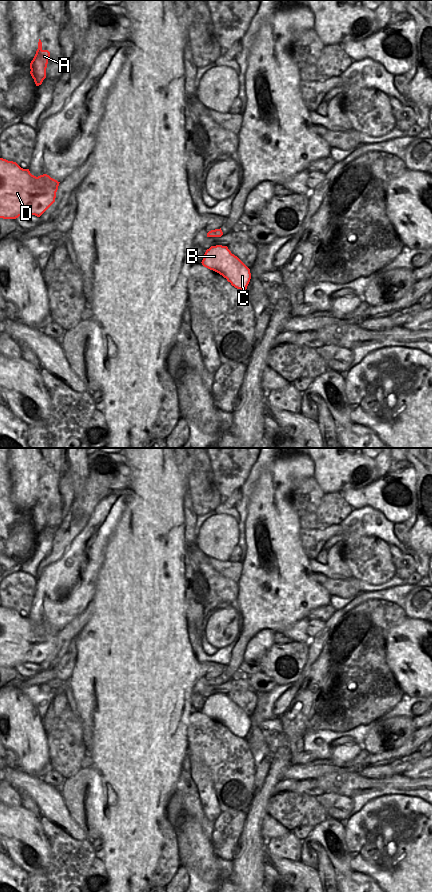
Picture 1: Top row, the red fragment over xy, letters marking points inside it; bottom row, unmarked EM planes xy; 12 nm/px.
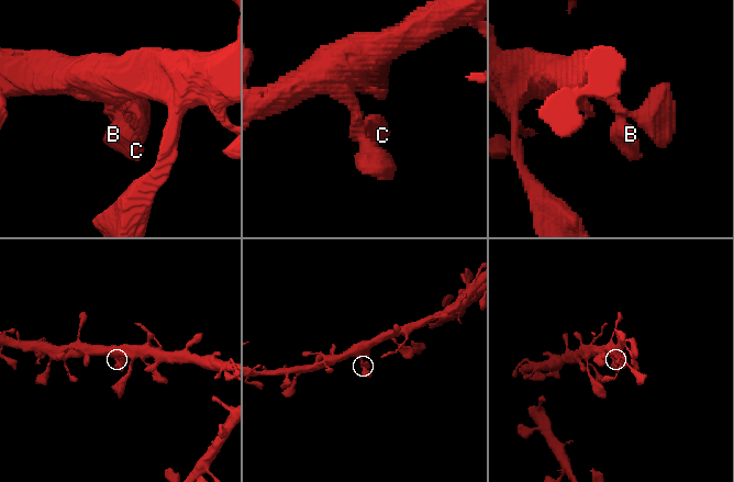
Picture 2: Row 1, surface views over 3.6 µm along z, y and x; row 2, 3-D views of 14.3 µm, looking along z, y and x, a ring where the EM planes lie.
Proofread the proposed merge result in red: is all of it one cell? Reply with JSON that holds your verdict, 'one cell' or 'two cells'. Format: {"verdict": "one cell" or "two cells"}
{"verdict": "one cell"}

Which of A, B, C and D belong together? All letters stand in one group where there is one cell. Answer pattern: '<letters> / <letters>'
A B C D

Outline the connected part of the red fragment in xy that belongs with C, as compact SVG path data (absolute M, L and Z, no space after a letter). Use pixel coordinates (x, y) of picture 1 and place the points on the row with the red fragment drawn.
M211 246L206 250L201 263L222 275L235 288L247 289L251 279L250 269L227 246Z

